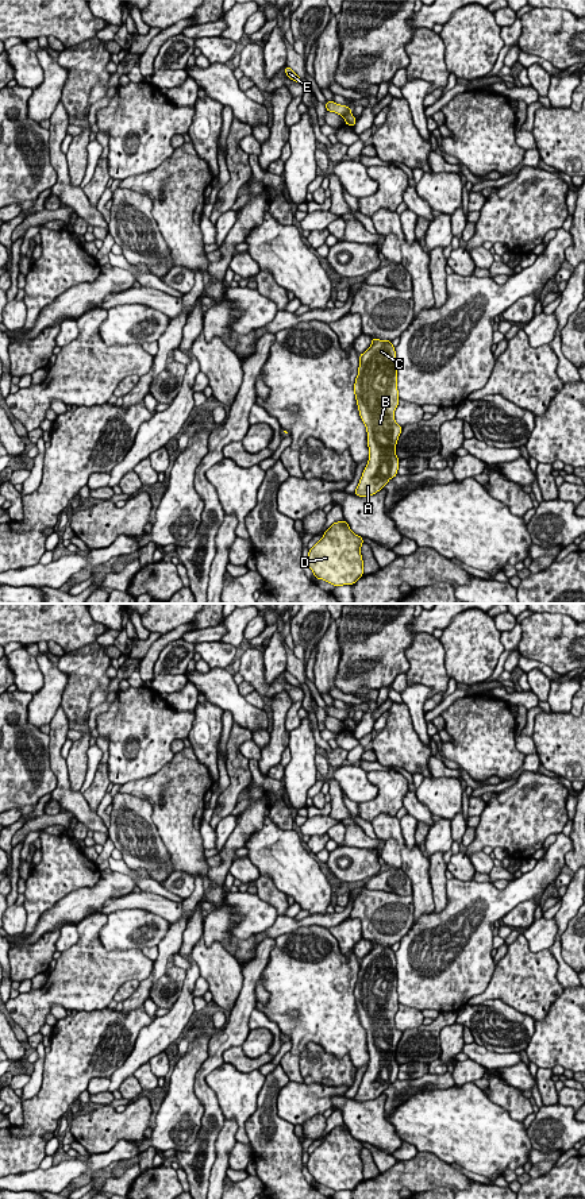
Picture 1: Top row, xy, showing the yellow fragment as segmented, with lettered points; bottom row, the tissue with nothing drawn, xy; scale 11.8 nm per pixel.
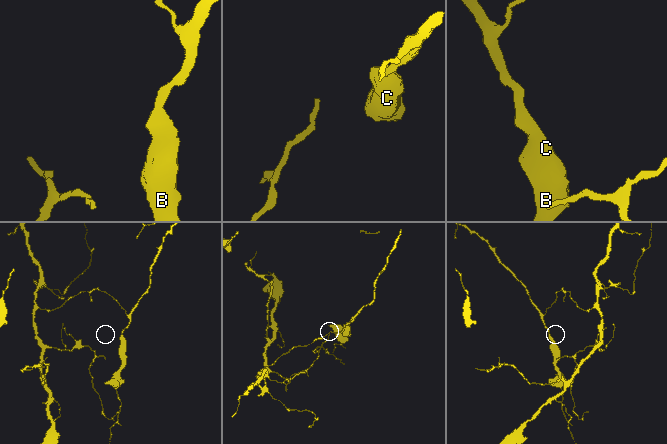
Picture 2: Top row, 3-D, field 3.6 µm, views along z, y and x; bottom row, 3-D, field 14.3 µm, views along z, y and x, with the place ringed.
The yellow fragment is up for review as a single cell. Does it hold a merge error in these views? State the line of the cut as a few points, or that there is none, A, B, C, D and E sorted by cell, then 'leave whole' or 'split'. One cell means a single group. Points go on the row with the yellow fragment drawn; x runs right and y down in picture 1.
cut in xy along (350, 111), (343, 118); A B C D / E; split

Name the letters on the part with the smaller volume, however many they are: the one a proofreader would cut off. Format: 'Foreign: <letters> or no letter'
Foreign: A, B, C, D

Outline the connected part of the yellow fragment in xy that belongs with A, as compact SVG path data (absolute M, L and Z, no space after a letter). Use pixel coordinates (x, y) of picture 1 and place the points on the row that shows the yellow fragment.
M377 338L372 339L370 347L359 355L359 359L354 394L359 416L366 425L370 455L354 494L366 497L380 491L390 478L397 475L400 460L396 456L396 444L403 428L395 420L395 410L400 398L397 390L396 351L392 342Z

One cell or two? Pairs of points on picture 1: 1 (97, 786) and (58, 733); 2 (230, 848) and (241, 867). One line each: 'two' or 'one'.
1: two
2: two

